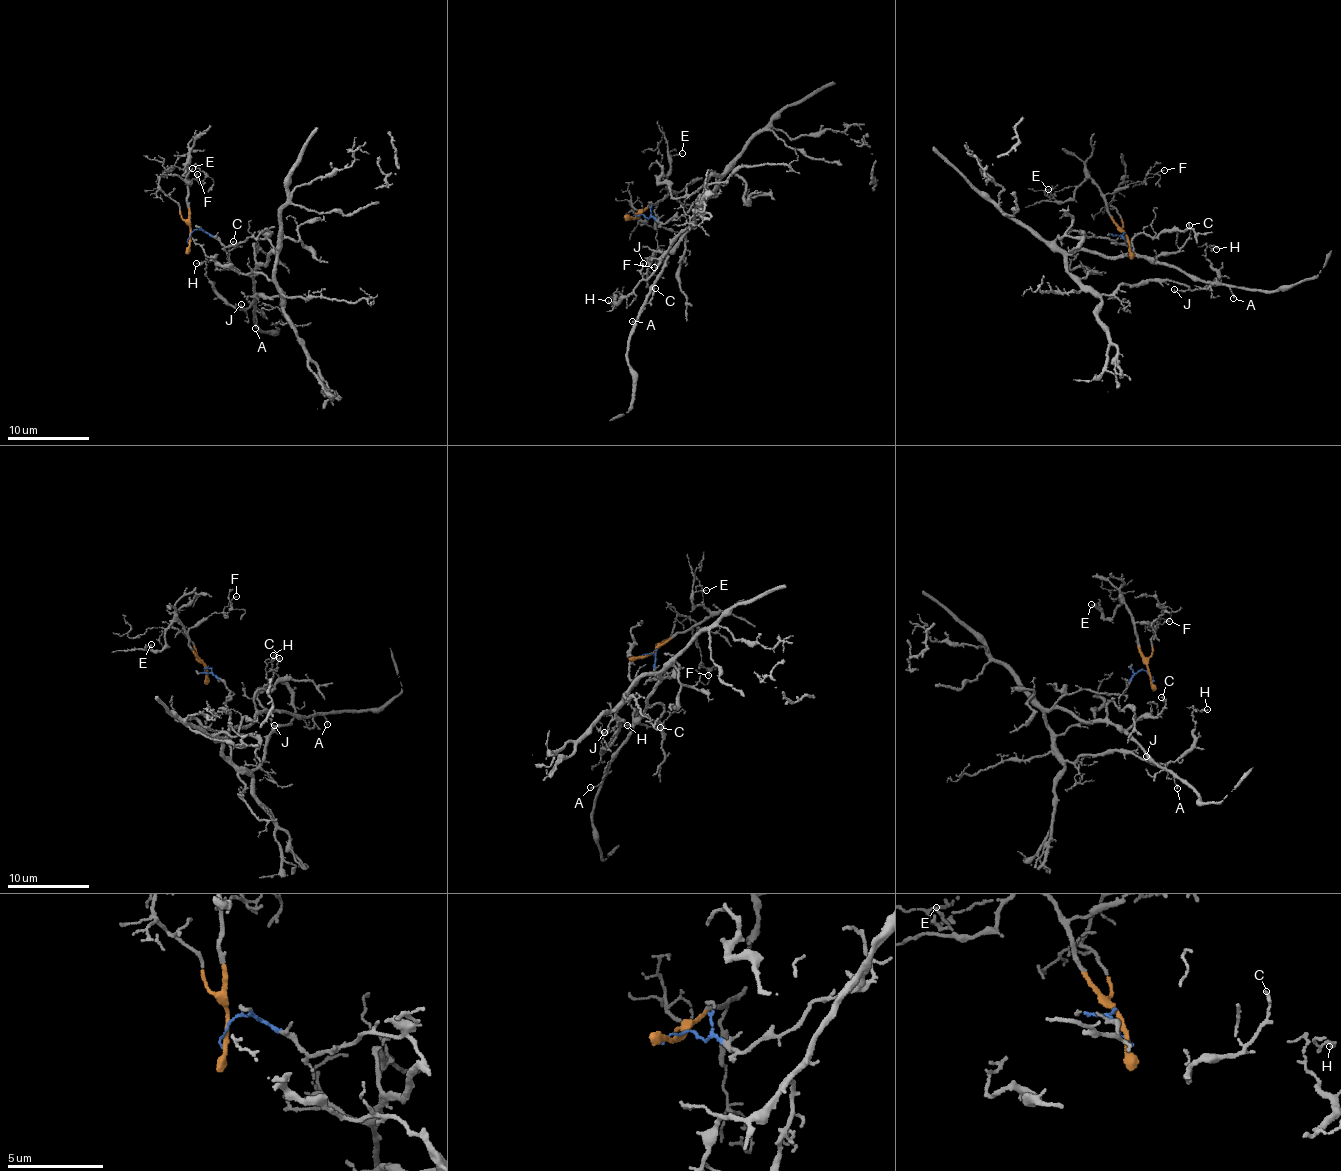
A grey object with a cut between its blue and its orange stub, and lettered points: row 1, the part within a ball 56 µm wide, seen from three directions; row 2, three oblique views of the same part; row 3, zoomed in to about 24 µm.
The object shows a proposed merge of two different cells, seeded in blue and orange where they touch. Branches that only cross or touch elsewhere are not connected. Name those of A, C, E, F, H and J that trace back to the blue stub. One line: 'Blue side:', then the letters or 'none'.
Blue side: A, C, H, J

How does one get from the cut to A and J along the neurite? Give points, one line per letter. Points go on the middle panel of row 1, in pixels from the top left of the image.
A: (633, 216), (669, 221), (680, 216), (694, 202), (712, 197), (715, 189), (654, 281), (640, 316), (631, 321)
J: (633, 216), (663, 222), (680, 216), (711, 198), (718, 178), (703, 190), (691, 226), (645, 279), (643, 263)

